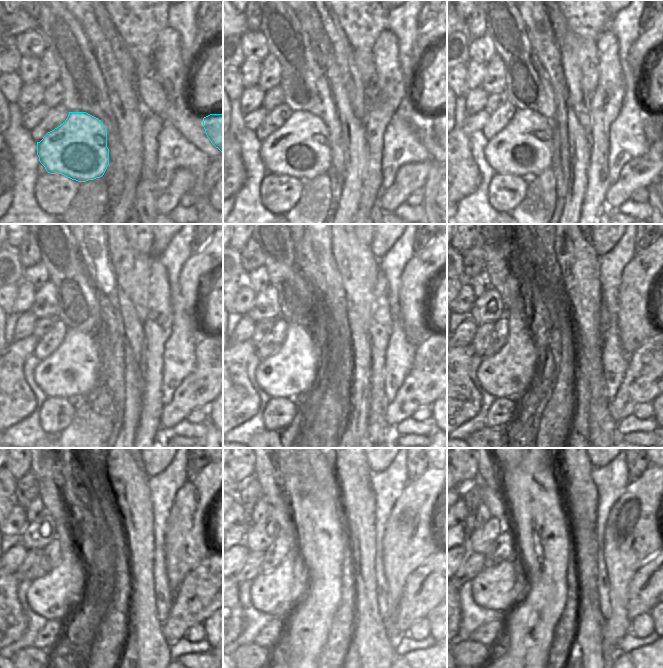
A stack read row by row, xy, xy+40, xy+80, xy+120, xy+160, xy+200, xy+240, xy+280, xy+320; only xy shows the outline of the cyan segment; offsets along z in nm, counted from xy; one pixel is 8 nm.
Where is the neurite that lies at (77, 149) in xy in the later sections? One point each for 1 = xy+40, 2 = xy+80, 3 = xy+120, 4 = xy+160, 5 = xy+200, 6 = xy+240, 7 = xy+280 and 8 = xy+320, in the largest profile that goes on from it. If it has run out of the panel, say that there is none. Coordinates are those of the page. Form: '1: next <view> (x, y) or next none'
1: next xy+40 (300, 149)
2: next xy+80 (524, 147)
3: next xy+120 (71, 371)
4: next xy+160 (291, 372)
5: next xy+200 (506, 374)
6: next xy+240 (53, 596)
7: next xy+280 (275, 592)
8: next xy+320 (497, 588)

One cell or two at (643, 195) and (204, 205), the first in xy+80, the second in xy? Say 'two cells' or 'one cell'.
two cells

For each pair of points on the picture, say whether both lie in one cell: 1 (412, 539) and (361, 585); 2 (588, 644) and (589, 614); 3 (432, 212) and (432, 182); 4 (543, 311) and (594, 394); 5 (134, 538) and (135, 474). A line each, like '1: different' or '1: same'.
1: different
2: same
3: same
4: different
5: same

